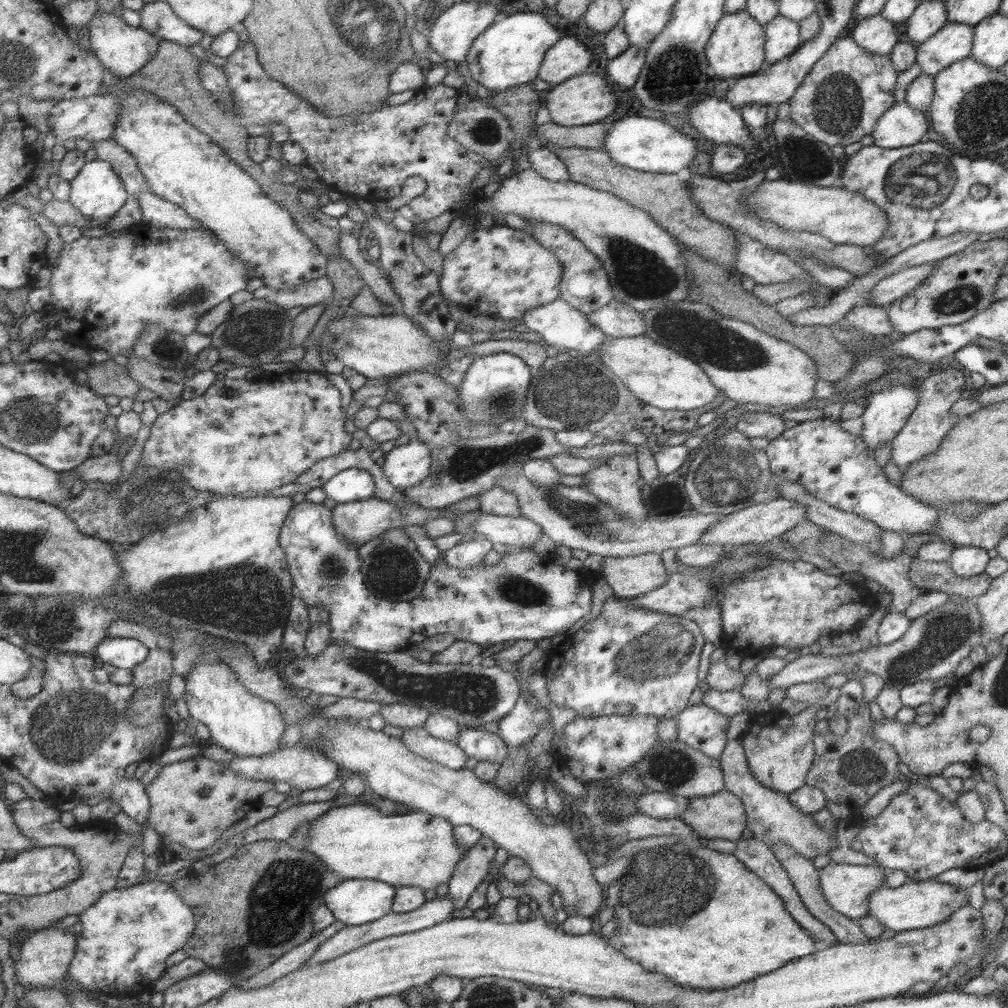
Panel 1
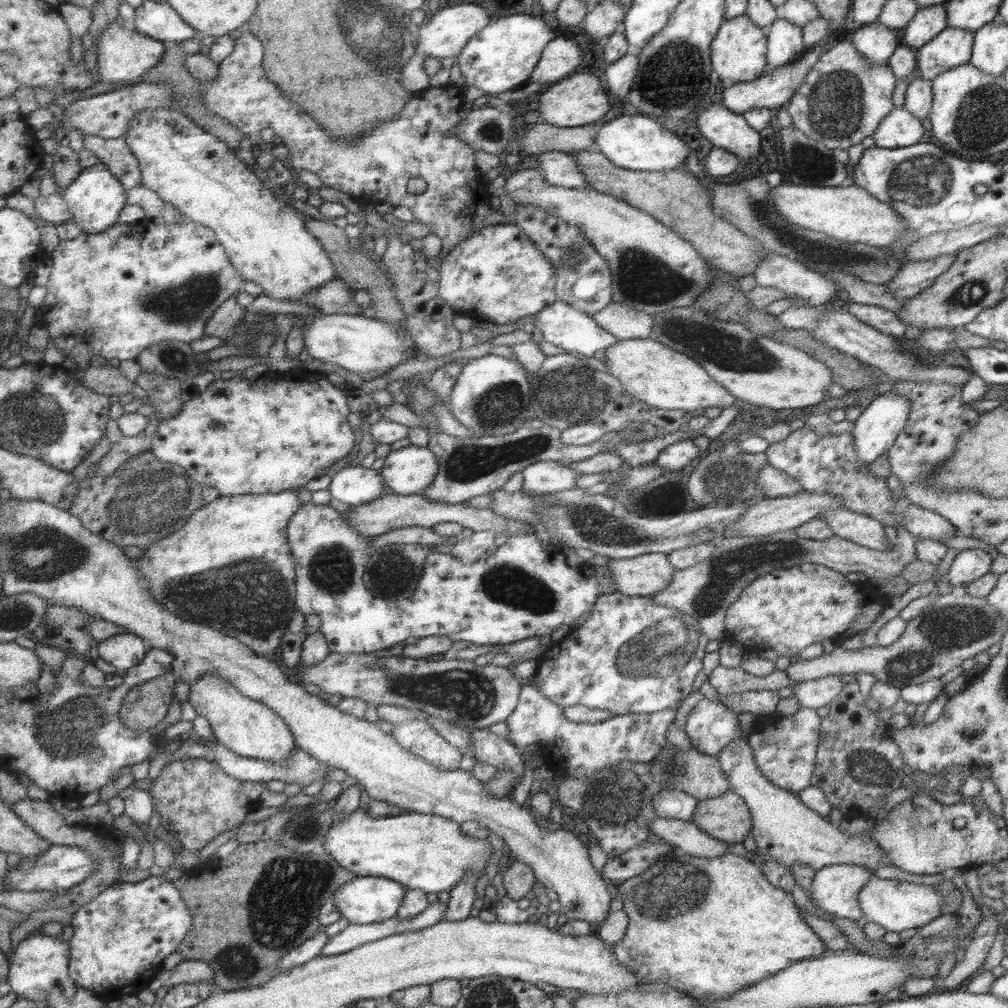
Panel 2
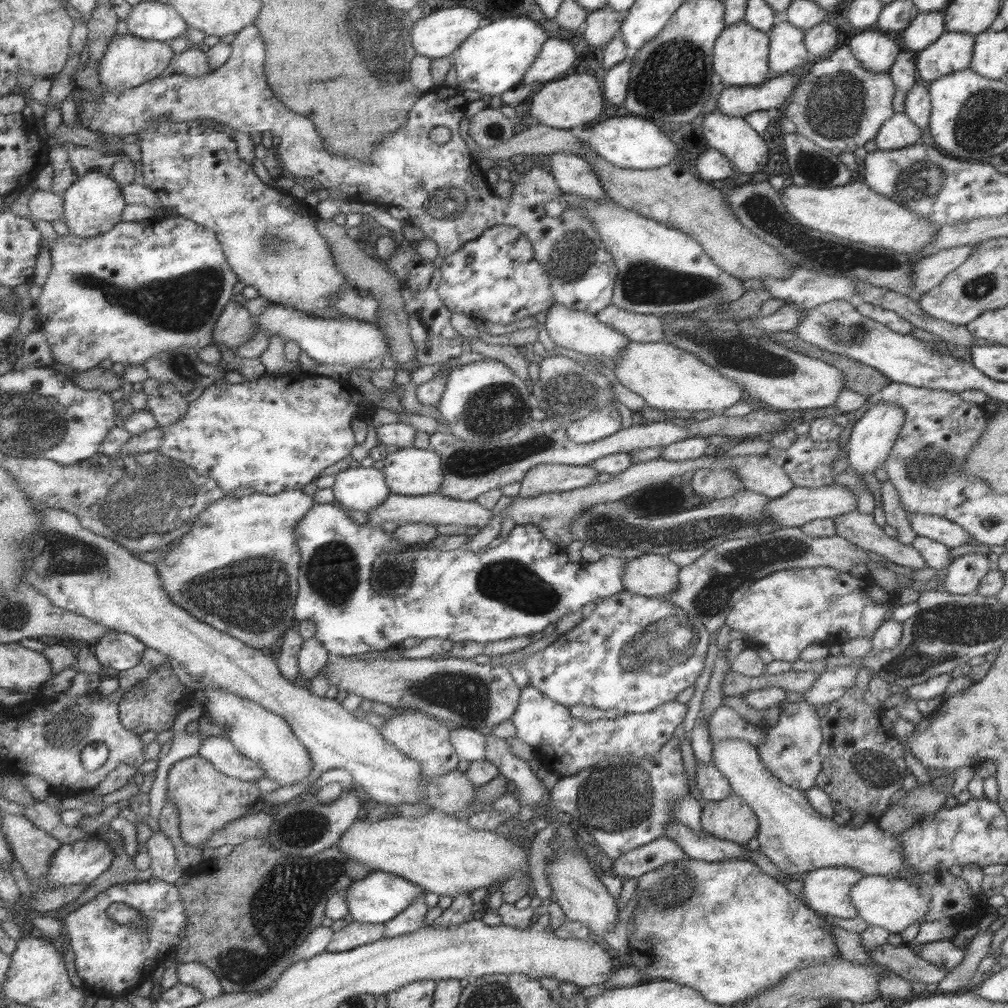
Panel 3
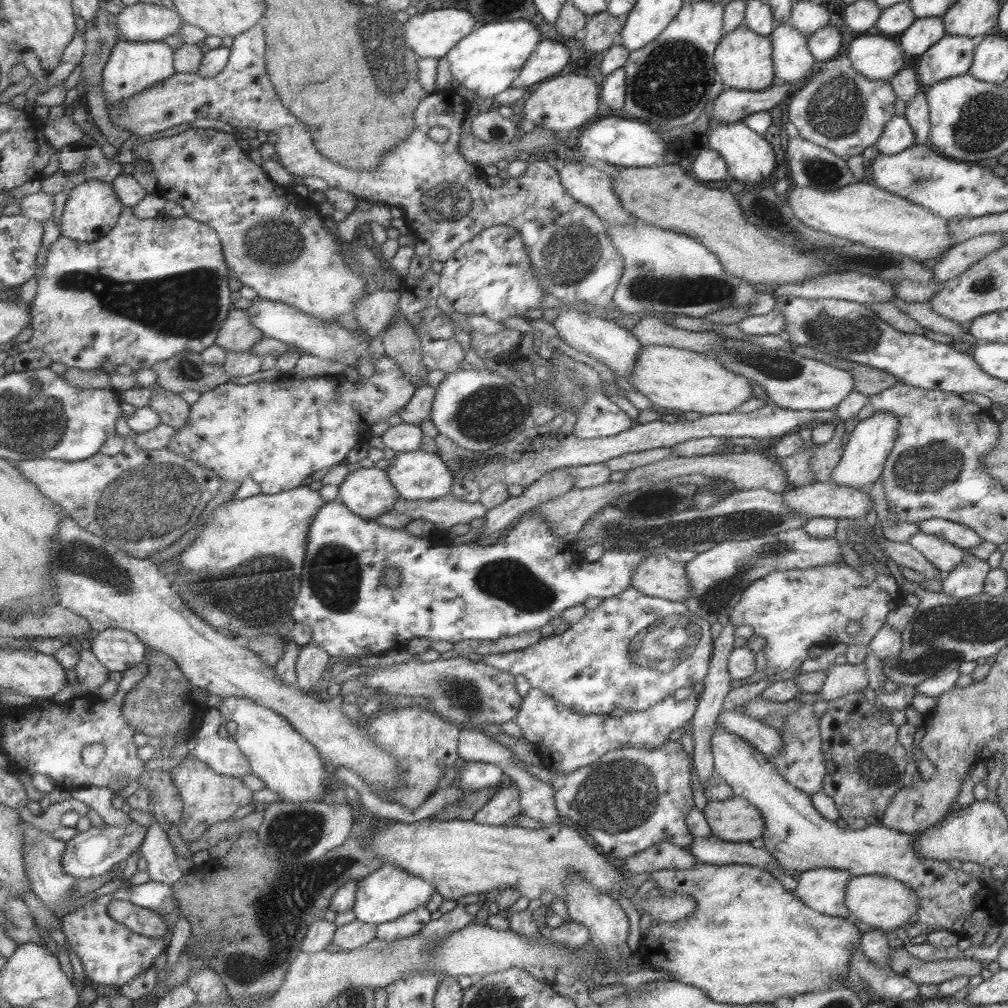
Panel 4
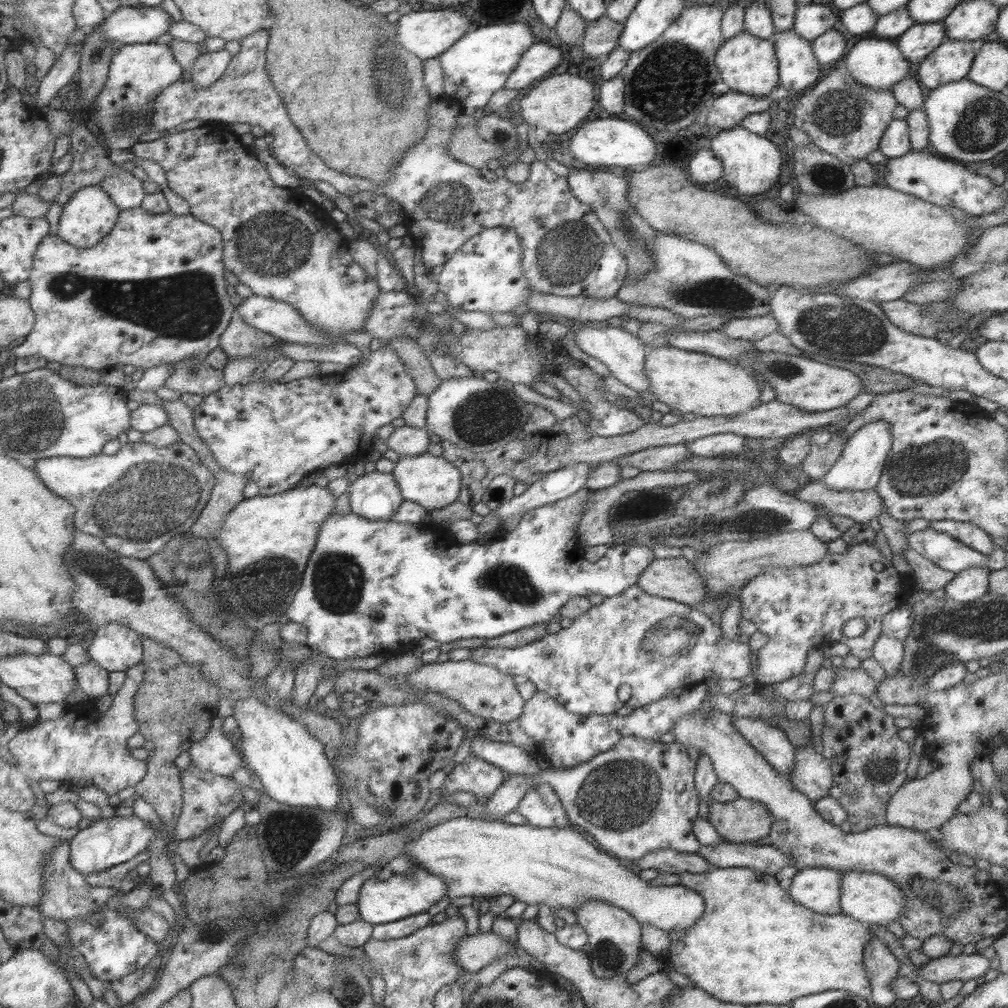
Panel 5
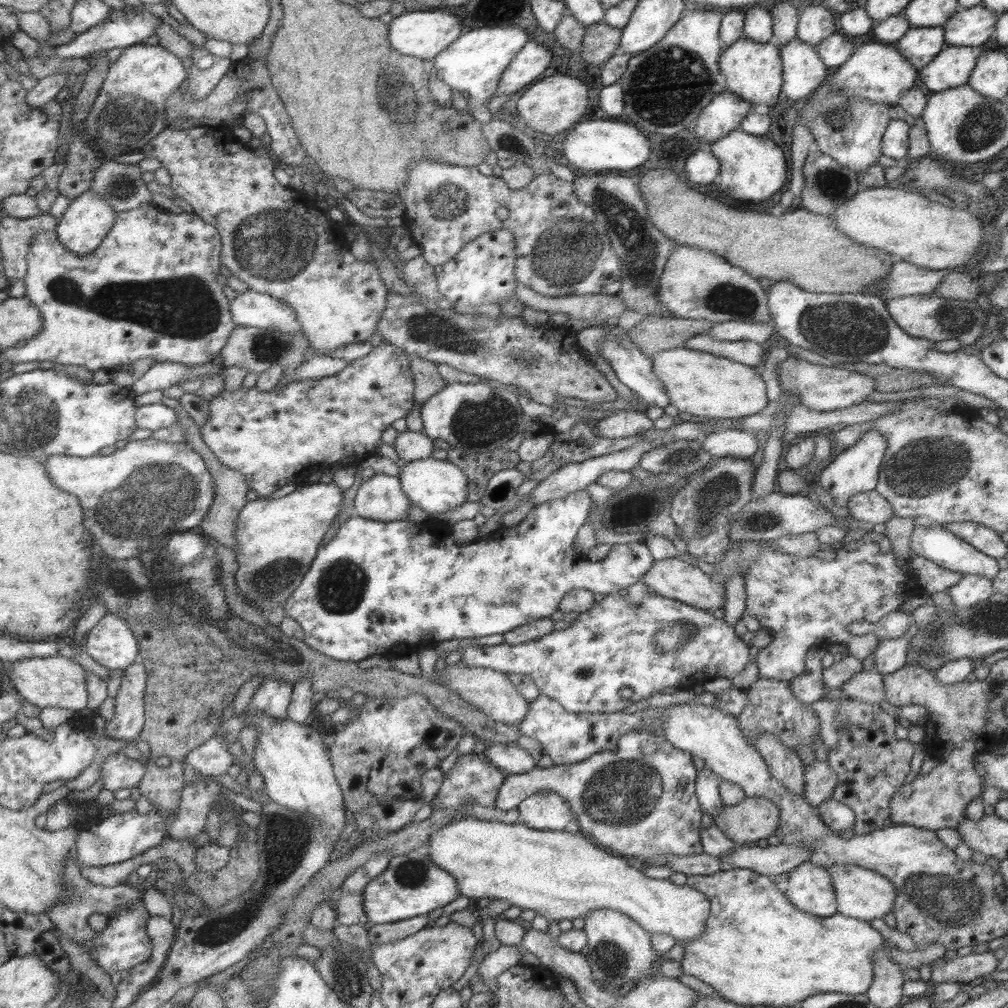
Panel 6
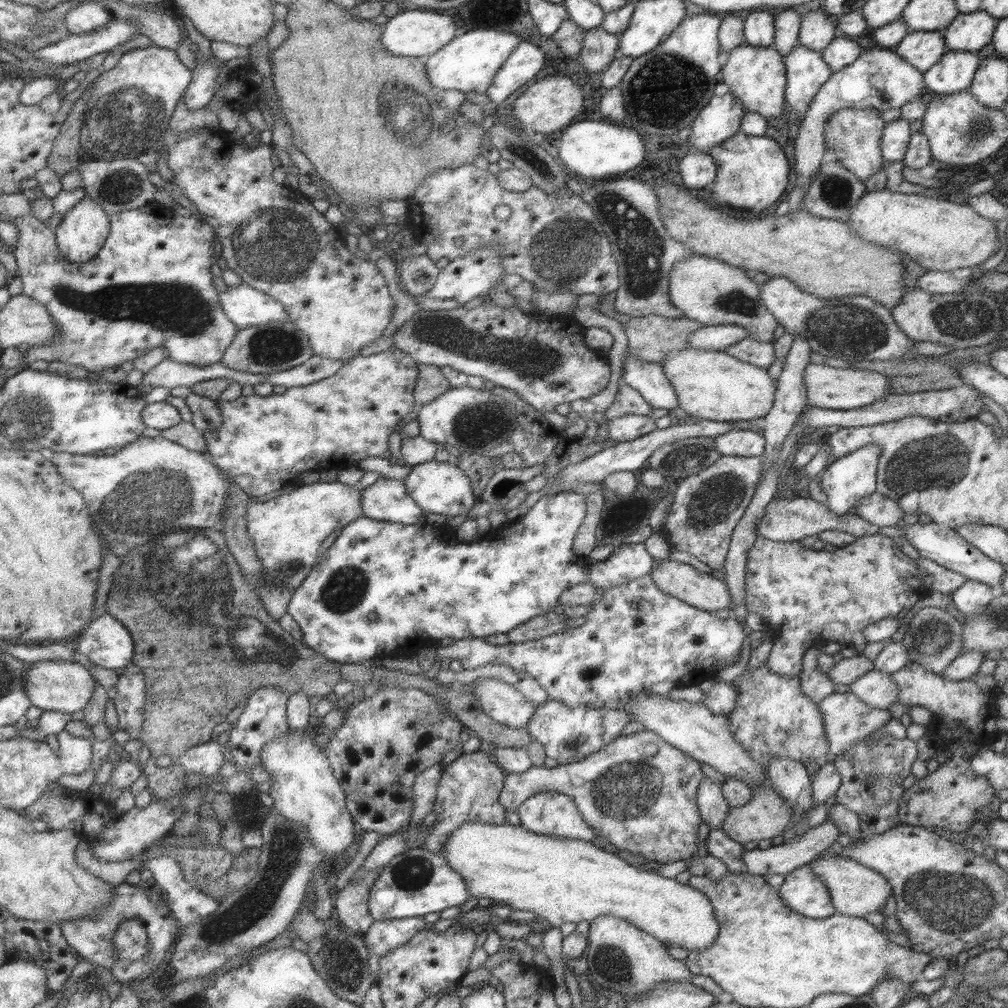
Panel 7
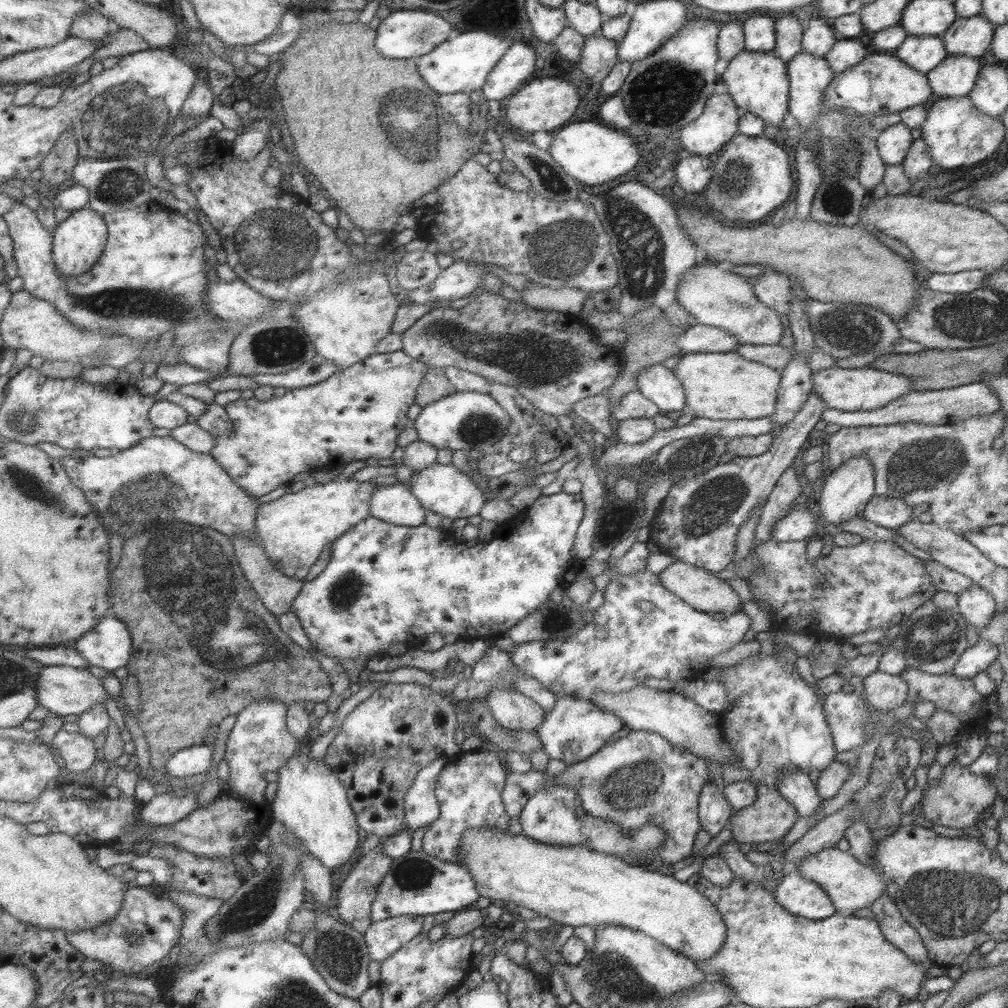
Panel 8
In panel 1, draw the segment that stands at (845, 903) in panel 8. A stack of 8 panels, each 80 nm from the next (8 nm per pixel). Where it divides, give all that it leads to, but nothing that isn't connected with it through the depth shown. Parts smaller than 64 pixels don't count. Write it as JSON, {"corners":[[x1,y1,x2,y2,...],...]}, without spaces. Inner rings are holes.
{"corners":[[934,879,906,881,895,888,887,887,884,881,884,884,868,896,867,917,877,919,887,929,895,932,922,929,941,923,957,909,965,907,969,900,968,893,967,888]]}

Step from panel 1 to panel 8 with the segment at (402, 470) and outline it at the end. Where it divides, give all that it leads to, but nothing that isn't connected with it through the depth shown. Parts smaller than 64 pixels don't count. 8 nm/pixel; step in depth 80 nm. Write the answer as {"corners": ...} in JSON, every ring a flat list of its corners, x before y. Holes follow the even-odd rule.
{"corners":[[436,461,421,470,412,471,409,490,427,512,434,512,451,520,477,515,481,505,487,500,485,493,467,475,451,463,439,464]]}

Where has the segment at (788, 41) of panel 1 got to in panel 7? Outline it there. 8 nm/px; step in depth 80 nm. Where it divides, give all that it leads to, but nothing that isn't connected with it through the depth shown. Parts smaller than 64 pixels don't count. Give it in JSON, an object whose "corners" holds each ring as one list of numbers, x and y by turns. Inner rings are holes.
{"corners":[[799,44,787,51,787,54,782,56,782,61,786,74,784,99,803,116,819,86,833,72,819,51]]}

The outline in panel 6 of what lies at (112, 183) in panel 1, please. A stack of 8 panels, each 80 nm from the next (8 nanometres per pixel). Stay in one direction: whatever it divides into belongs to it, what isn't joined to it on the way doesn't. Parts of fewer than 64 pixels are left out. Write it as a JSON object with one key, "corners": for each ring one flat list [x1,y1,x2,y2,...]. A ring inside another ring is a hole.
{"corners":[[88,189,71,200,54,232,65,248,81,256,97,248,113,226,115,214,101,196]]}

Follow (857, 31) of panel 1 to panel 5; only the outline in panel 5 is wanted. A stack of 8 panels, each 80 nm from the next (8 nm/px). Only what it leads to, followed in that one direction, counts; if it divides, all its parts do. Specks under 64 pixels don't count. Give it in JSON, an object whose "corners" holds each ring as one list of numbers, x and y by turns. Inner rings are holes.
{"corners":[[881,37,859,40,843,59,858,83,876,91,890,91,894,82,914,69,894,41]]}

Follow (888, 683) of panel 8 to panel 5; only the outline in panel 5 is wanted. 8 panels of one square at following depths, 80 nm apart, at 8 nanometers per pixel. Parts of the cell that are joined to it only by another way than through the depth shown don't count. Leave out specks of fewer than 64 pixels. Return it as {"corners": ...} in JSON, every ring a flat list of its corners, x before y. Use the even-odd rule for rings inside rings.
{"corners":[[837,667,835,680,828,691,833,694,833,697,857,694,867,699,872,694,876,694,877,686,878,684,860,667,853,670]]}

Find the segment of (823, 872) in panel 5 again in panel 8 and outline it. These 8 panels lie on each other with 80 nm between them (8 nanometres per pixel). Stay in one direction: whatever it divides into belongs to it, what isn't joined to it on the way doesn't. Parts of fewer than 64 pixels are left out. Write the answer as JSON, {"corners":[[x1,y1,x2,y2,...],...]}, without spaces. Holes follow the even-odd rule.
{"corners":[[797,869,785,870,773,896,777,904,793,916,821,920,836,914,828,894,816,882,803,878]]}

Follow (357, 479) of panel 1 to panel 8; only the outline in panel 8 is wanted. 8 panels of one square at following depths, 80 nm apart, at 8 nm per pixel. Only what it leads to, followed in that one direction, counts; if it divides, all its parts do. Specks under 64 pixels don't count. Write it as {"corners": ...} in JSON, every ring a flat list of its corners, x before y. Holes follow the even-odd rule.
{"corners":[[402,483,377,485,368,500,373,518,397,526,419,526,427,521,428,512]]}

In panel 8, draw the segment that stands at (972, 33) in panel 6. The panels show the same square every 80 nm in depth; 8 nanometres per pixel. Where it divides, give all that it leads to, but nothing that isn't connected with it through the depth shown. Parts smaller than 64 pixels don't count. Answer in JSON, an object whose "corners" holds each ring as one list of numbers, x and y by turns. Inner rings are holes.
{"corners":[[982,14,957,18,941,35,945,50,949,55,979,57,992,43,993,29]]}

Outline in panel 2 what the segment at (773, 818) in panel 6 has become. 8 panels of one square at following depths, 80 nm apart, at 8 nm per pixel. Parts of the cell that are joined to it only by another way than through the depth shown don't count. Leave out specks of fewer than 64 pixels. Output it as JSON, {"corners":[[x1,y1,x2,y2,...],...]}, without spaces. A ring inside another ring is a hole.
{"corners":[[729,790,721,796,697,801,690,821,711,838,725,843,742,843,751,832,747,805,740,796]]}

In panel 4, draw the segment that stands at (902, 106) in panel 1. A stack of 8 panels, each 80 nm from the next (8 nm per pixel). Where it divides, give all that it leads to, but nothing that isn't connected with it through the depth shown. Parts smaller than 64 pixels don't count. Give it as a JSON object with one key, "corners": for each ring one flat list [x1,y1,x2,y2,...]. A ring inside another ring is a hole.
{"corners":[[893,115,883,127,875,146,881,154,899,154,914,145,915,135,903,115]]}

